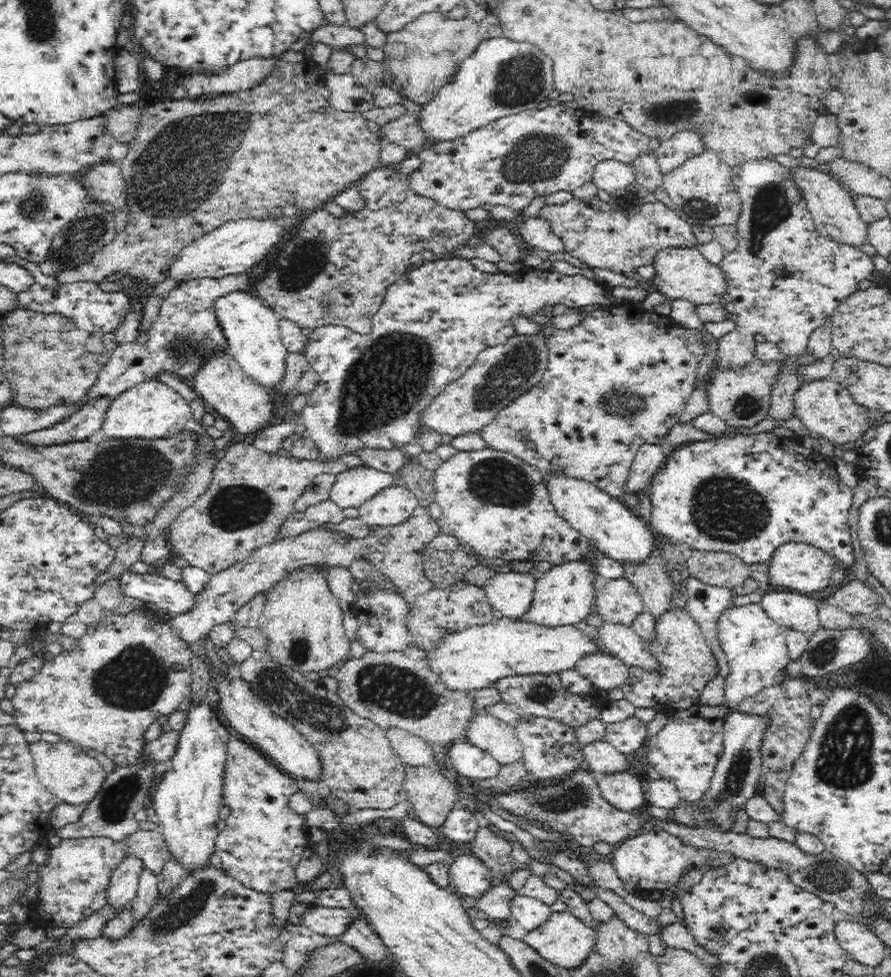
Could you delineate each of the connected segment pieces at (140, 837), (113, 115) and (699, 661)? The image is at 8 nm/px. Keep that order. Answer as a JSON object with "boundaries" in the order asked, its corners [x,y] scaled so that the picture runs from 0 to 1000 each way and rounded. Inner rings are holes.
{"boundaries":[[[[155,849],[141,860],[144,874],[153,875],[163,884],[163,889],[177,897],[184,885],[192,880],[191,873],[187,871],[183,858],[177,850]]],[[[154,106],[131,107],[122,111],[114,119],[120,122],[120,130],[127,137],[129,144],[144,146],[155,133],[158,113]]],[[[753,619],[734,631],[734,653],[726,661],[734,671],[735,683],[706,683],[700,700],[696,704],[700,715],[713,725],[733,725],[751,728],[755,721],[771,713],[785,712],[795,696],[805,690],[805,677],[792,659],[792,652],[781,634],[769,622],[754,622]]]]}

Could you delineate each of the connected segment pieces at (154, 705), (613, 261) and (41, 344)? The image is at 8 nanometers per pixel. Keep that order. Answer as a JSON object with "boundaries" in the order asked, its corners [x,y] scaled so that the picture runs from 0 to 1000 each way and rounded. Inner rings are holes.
{"boundaries":[[[[118,624],[110,638],[101,640],[95,650],[85,657],[86,661],[81,667],[73,666],[66,671],[53,672],[51,682],[43,690],[34,696],[27,697],[25,701],[20,701],[19,705],[16,706],[16,713],[12,714],[17,729],[15,731],[16,743],[25,749],[58,749],[58,751],[68,753],[70,757],[82,759],[97,769],[102,771],[114,770],[130,782],[148,782],[150,776],[160,770],[165,762],[158,752],[162,751],[166,744],[175,739],[180,733],[189,733],[191,730],[200,728],[202,721],[213,714],[215,692],[218,692],[218,676],[214,676],[215,668],[200,652],[191,648],[186,641],[183,641],[181,633],[176,632],[174,627],[158,628],[157,624],[148,625],[141,629],[130,629],[127,625]]],[[[671,202],[662,205],[642,204],[633,210],[611,212],[607,220],[615,223],[617,230],[622,233],[624,241],[633,246],[635,258],[650,264],[662,274],[682,274],[689,278],[712,277],[717,272],[732,270],[734,258],[749,253],[778,254],[781,252],[776,231],[743,208],[723,209],[716,218],[703,220],[686,213],[684,208],[678,208]]],[[[25,316],[10,319],[10,323],[2,325],[3,363],[6,374],[3,378],[11,388],[13,397],[18,400],[15,412],[31,418],[52,418],[58,414],[75,414],[76,410],[88,409],[90,405],[105,391],[111,377],[121,368],[123,360],[116,356],[114,343],[100,341],[86,337],[76,327],[67,323],[29,319]]]]}

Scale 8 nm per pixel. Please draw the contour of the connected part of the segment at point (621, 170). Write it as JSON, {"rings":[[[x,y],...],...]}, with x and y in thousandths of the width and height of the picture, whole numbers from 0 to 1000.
{"rings":[[[681,164],[668,172],[664,188],[687,201],[694,194],[703,194],[713,188],[713,177],[707,169]]]}

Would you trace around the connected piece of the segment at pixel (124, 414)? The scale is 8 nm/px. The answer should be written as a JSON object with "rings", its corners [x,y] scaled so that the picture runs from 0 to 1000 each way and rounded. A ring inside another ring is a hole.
{"rings":[[[178,389],[154,393],[127,407],[114,426],[113,438],[119,446],[129,449],[191,447],[210,439],[231,445],[229,436],[218,428],[211,411],[193,396]]]}

